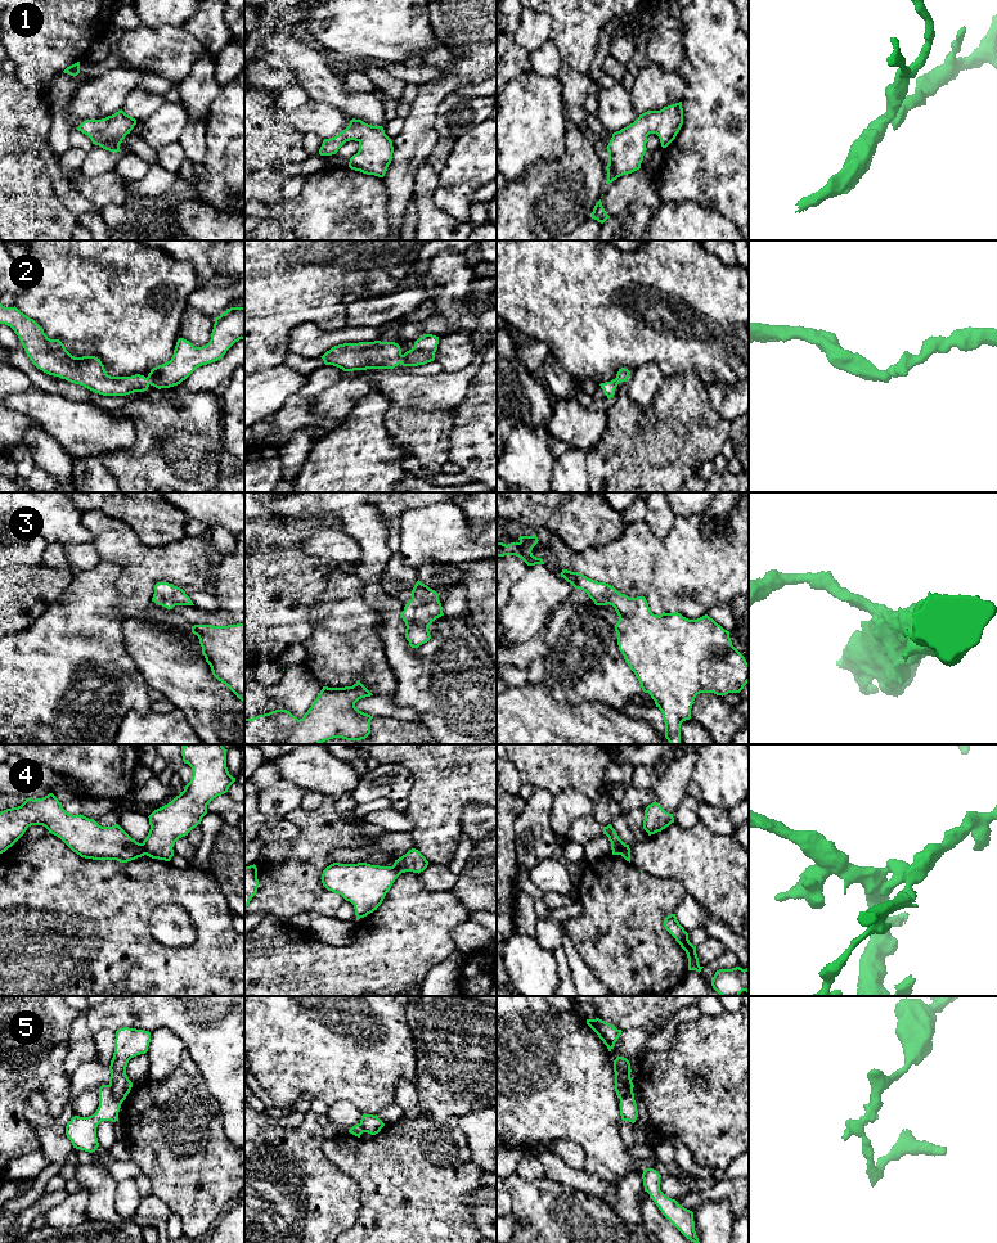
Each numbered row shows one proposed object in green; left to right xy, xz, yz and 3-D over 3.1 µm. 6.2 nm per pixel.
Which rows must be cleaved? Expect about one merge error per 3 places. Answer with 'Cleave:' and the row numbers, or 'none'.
Cleave: 4, 5

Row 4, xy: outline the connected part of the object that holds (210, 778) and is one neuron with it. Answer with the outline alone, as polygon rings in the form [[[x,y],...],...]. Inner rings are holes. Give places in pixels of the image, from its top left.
[[[223,744],[181,746],[193,775],[179,796],[148,816],[151,829],[142,843],[147,856],[170,861],[174,843],[201,824],[214,798],[228,792],[235,778],[228,771],[226,751]]]

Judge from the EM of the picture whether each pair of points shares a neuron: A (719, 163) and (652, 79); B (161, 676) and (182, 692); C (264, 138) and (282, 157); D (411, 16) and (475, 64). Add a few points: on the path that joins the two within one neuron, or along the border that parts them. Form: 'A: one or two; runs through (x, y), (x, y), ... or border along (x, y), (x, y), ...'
A: two; border along (678, 72), (683, 82), (682, 100)
B: one; runs through (166, 676), (176, 687)
C: one; runs through (268, 143), (277, 152)
D: two; border along (427, 13), (434, 35), (441, 43)

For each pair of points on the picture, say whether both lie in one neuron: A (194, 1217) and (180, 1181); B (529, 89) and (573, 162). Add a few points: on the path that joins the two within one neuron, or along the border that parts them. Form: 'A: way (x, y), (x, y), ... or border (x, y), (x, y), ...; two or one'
A: way (194, 1208), (194, 1196), (189, 1190); one
B: border (567, 122), (565, 152), (557, 158), (538, 162); two

